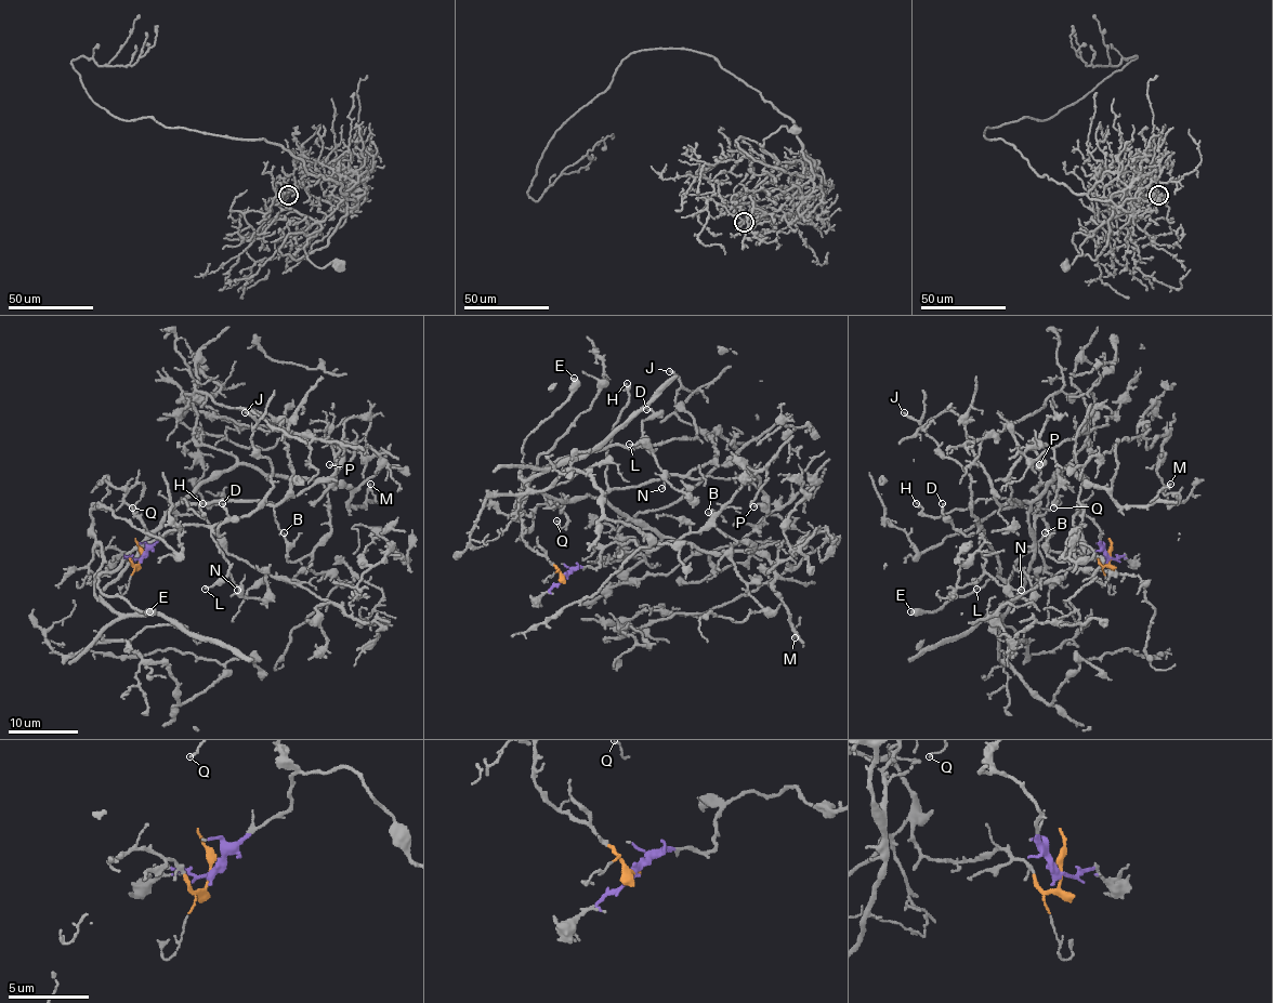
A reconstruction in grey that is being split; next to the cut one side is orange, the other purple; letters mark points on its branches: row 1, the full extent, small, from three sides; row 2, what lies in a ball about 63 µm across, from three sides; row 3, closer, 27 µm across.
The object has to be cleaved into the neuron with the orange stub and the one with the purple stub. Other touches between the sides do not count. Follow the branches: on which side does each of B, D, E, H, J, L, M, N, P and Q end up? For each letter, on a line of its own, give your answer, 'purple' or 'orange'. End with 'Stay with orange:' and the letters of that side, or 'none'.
B: orange
D: orange
E: orange
H: orange
J: orange
L: orange
M: orange
N: orange
P: orange
Q: orange
Stay with orange: B, D, E, H, J, L, M, N, P, Q

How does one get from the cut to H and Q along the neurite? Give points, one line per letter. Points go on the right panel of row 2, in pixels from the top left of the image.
H: (1110, 556), (1052, 552), (1040, 486), (1032, 530), (1021, 501), (933, 517), (916, 503)
Q: (1110, 556), (1103, 566), (1087, 548), (1052, 552), (1039, 512), (1046, 487), (1035, 487), (1052, 487), (1052, 509)

